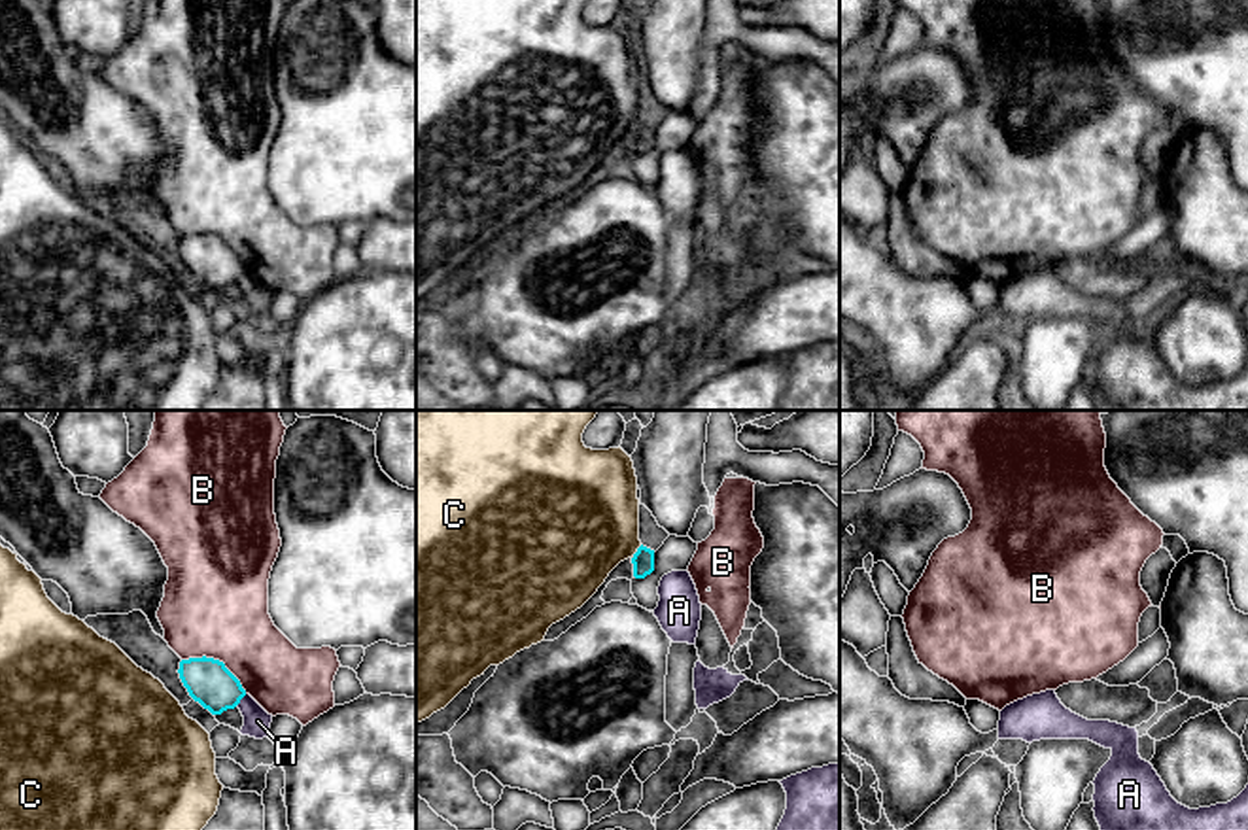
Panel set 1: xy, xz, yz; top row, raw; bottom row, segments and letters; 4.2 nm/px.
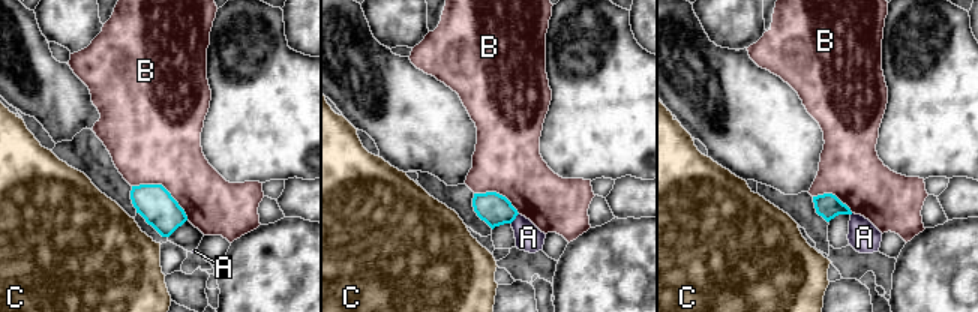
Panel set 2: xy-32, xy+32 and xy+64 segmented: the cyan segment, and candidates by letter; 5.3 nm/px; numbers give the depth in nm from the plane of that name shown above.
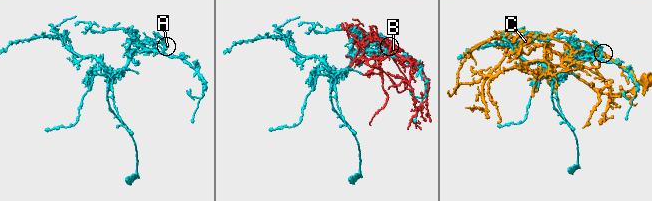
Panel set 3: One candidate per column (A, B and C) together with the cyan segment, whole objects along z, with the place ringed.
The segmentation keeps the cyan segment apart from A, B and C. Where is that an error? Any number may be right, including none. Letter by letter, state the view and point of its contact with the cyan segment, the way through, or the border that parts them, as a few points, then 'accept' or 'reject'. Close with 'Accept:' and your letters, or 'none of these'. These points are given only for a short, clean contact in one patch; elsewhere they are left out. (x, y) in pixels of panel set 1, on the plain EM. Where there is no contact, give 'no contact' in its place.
A: contact xy (241, 275); border xy (246, 271), (235, 282); reject
B: contact xy (218, 237); reject
C: contact xz (636, 129); reject
Accept: none of these

